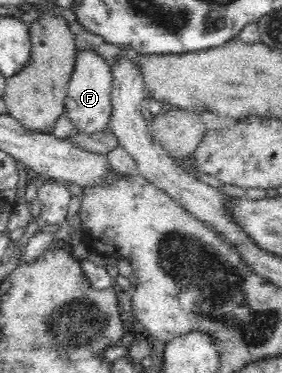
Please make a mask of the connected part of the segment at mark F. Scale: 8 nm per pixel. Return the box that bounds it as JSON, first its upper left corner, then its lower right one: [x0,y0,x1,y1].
[65,51,113,135]

